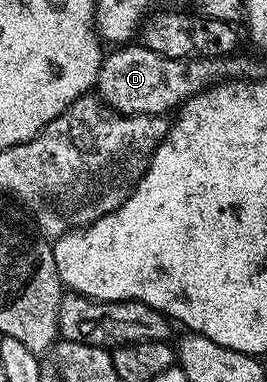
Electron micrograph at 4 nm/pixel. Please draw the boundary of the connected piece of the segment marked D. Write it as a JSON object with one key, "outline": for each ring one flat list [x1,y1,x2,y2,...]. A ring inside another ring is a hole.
{"outline":[[136,42,113,47,111,51,101,59,94,92,111,111,121,116,164,116,179,109,197,92,225,79,225,61,220,58,196,58,187,64,159,56]]}

